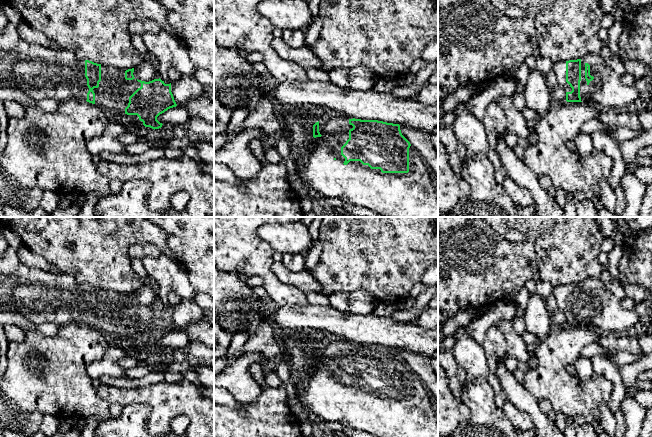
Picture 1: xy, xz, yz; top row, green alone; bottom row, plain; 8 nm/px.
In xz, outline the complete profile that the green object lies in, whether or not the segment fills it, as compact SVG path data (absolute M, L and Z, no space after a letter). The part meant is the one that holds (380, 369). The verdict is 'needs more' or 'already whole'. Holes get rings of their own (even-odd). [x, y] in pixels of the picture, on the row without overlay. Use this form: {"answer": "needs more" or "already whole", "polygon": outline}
{"answer": "needs more", "polygon": "M322 340L313 349L313 361L311 367L304 375L301 384L298 386L298 398L300 402L308 407L313 415L320 417L323 421L339 422L375 437L438 437L438 416L434 408L434 401L419 376L402 359L399 348L378 344L349 343L343 340L331 342Z"}

